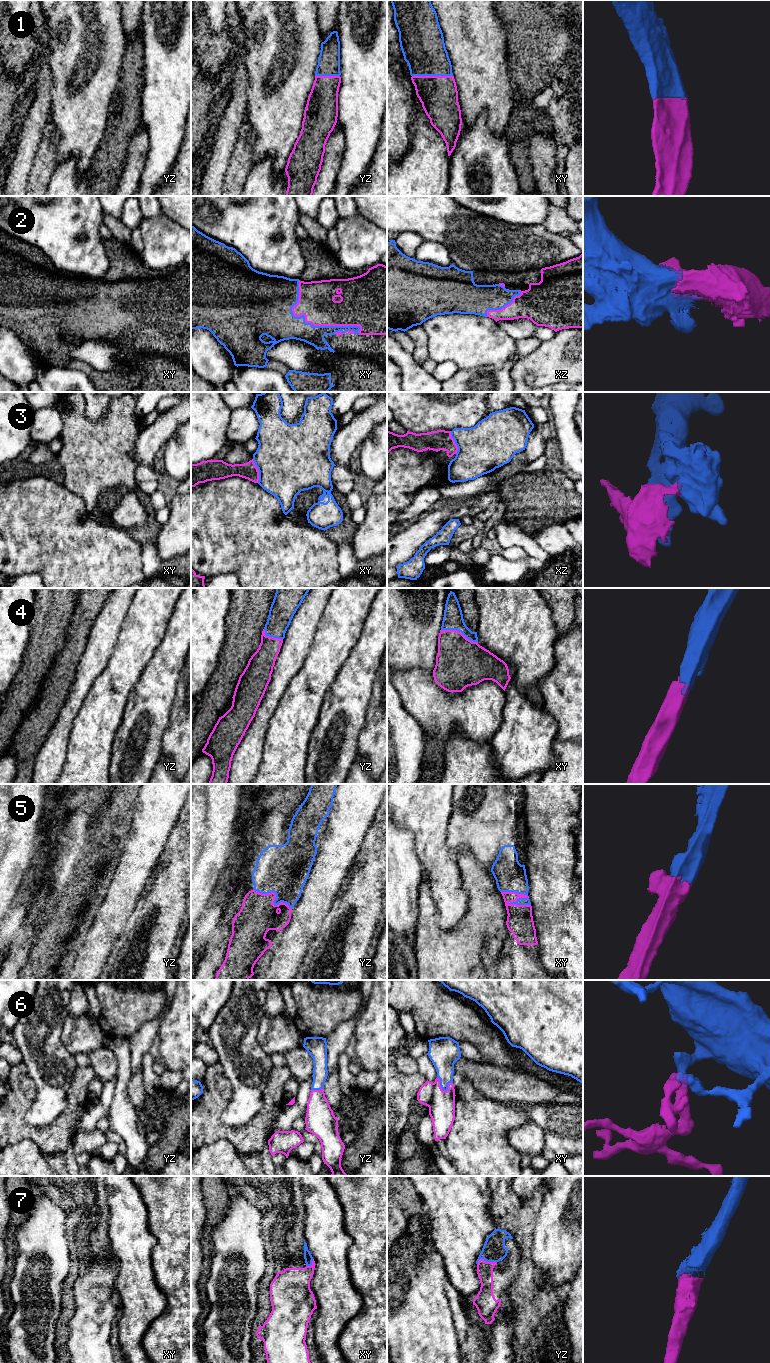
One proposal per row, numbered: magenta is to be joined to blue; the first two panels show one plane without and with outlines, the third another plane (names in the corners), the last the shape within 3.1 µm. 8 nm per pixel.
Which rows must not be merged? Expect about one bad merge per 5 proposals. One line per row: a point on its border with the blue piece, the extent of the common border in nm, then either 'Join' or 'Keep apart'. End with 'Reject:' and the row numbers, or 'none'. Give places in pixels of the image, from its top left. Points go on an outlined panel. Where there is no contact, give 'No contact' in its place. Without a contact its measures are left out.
1: Touches blue at xy (432, 75). Shared border 320 nm. Join
2: Touches blue at xy (310, 323). Shared border 650 nm. Join
3: Touches blue at xy (258, 470). Shared border 200 nm. Join
4: Touches blue at xy (459, 631). Shared border 320 nm. Join
5: Touches blue at xy (526, 898). Shared border 260 nm. Join
6: Touches blue at xy (440, 1085). Shared border 140 nm. Join
7: Touches blue at yz (485, 1260). Shared border 160 nm. Join
Reject: none

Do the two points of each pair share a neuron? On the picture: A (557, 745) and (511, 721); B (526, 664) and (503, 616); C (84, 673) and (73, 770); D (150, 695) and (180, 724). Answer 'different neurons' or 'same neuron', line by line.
A: different neurons
B: same neuron
C: different neurons
D: different neurons

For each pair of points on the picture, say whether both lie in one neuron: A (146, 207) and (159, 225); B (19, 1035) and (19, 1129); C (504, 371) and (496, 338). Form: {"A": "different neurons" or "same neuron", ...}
{"A": "different neurons", "B": "different neurons", "C": "different neurons"}

